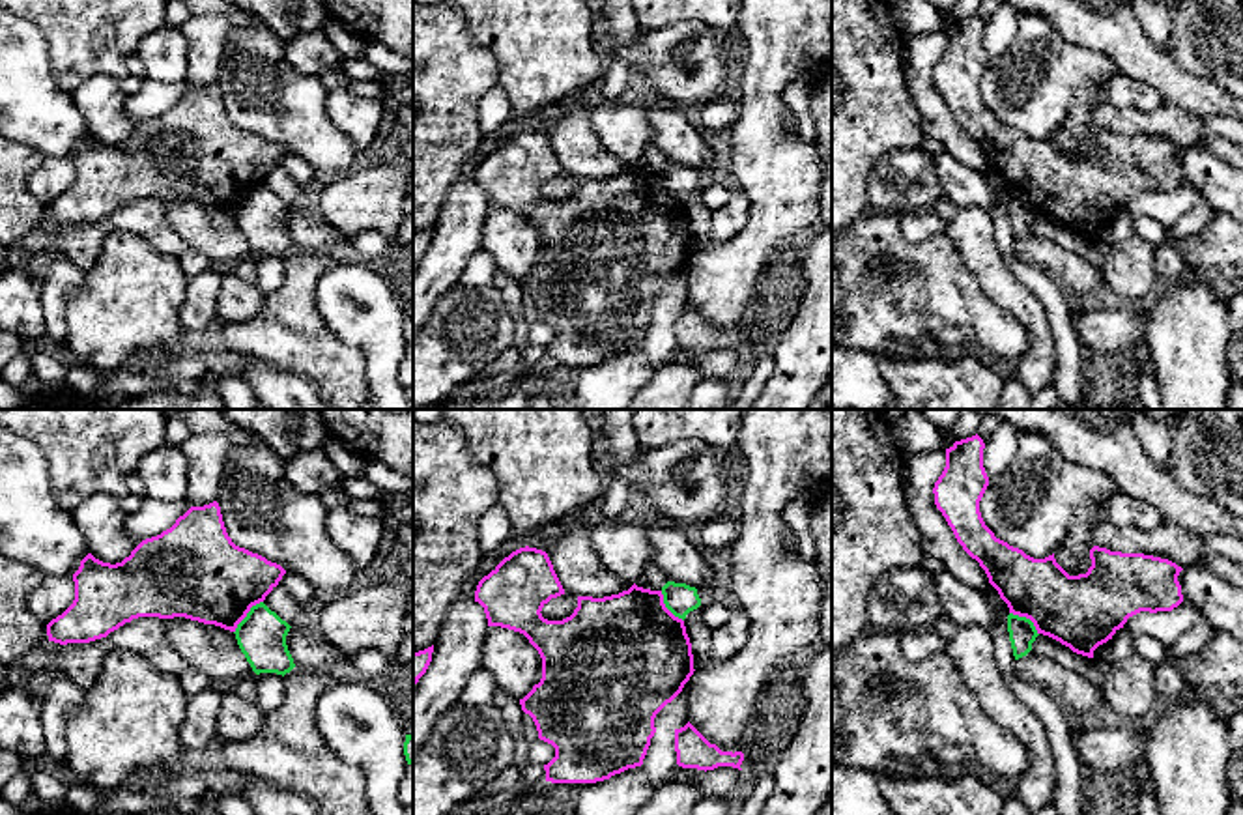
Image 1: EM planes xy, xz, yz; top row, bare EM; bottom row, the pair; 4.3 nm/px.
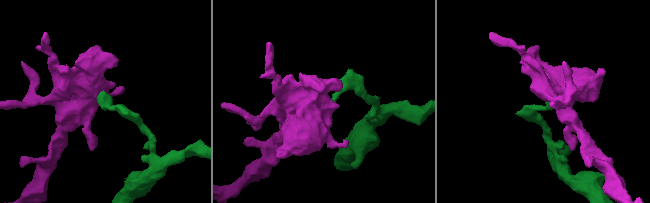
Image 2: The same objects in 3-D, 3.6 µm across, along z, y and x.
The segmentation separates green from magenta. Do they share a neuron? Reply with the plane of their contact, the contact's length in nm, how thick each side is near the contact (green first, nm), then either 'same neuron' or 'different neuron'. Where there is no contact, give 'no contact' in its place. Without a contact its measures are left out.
xy | 190 nm | 200/380 nm | different neuron

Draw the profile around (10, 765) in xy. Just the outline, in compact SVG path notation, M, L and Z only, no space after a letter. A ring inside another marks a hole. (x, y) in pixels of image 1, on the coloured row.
M0 750L0 793L13 776L26 768L28 765L19 755Z

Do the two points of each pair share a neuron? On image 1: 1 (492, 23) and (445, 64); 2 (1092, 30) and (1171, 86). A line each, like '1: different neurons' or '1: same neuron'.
1: different neurons
2: same neuron

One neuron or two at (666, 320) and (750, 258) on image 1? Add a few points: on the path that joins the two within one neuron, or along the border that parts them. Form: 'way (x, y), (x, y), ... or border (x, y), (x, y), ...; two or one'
border (686, 264), (688, 301); two

